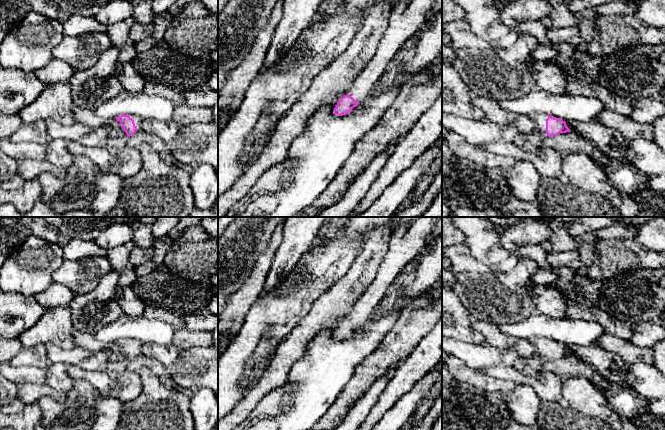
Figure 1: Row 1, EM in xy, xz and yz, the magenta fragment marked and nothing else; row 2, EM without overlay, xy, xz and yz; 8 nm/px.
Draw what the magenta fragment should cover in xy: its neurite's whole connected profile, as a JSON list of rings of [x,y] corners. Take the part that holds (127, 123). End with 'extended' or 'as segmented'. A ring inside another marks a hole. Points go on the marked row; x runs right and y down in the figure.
[[[121,115],[116,118],[126,132],[127,137],[142,130],[143,119],[137,115]]]; extended

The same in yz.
[[[536,113],[529,116],[540,131],[542,137],[556,136],[559,133],[571,132],[566,122],[545,113]]]; extended

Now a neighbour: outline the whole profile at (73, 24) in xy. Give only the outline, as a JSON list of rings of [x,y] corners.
[[[60,11],[56,19],[63,26],[64,36],[78,36],[85,33],[107,31],[107,26],[98,22],[94,17],[68,14]]]

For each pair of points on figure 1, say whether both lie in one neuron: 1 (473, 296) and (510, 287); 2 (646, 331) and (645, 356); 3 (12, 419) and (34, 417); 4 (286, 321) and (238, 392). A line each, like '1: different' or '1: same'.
1: same
2: different
3: same
4: same

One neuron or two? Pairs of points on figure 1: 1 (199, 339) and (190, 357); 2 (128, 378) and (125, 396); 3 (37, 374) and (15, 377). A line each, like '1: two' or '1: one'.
1: two
2: one
3: one

